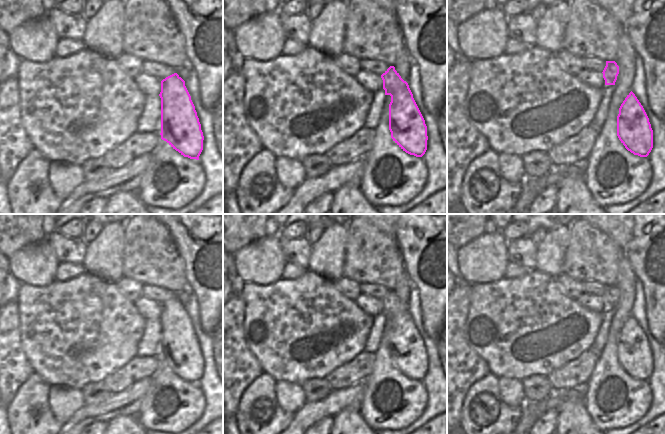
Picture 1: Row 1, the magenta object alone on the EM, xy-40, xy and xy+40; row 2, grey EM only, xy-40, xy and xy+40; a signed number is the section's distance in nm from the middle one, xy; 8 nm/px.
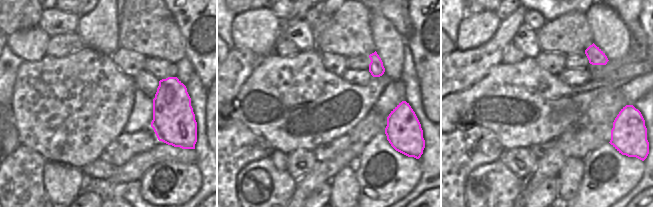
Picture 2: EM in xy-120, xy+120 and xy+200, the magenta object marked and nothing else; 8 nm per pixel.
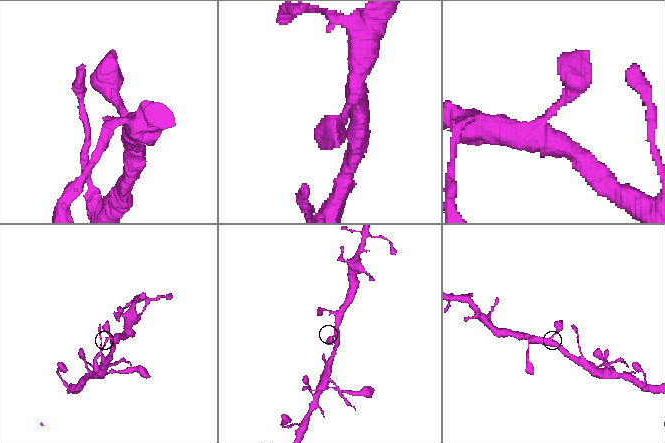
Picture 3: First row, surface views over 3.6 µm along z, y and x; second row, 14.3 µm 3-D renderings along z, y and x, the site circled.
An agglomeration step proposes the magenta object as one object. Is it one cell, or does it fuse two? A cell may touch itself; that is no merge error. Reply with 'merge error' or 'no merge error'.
no merge error

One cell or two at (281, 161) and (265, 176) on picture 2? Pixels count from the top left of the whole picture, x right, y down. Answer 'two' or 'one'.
two

